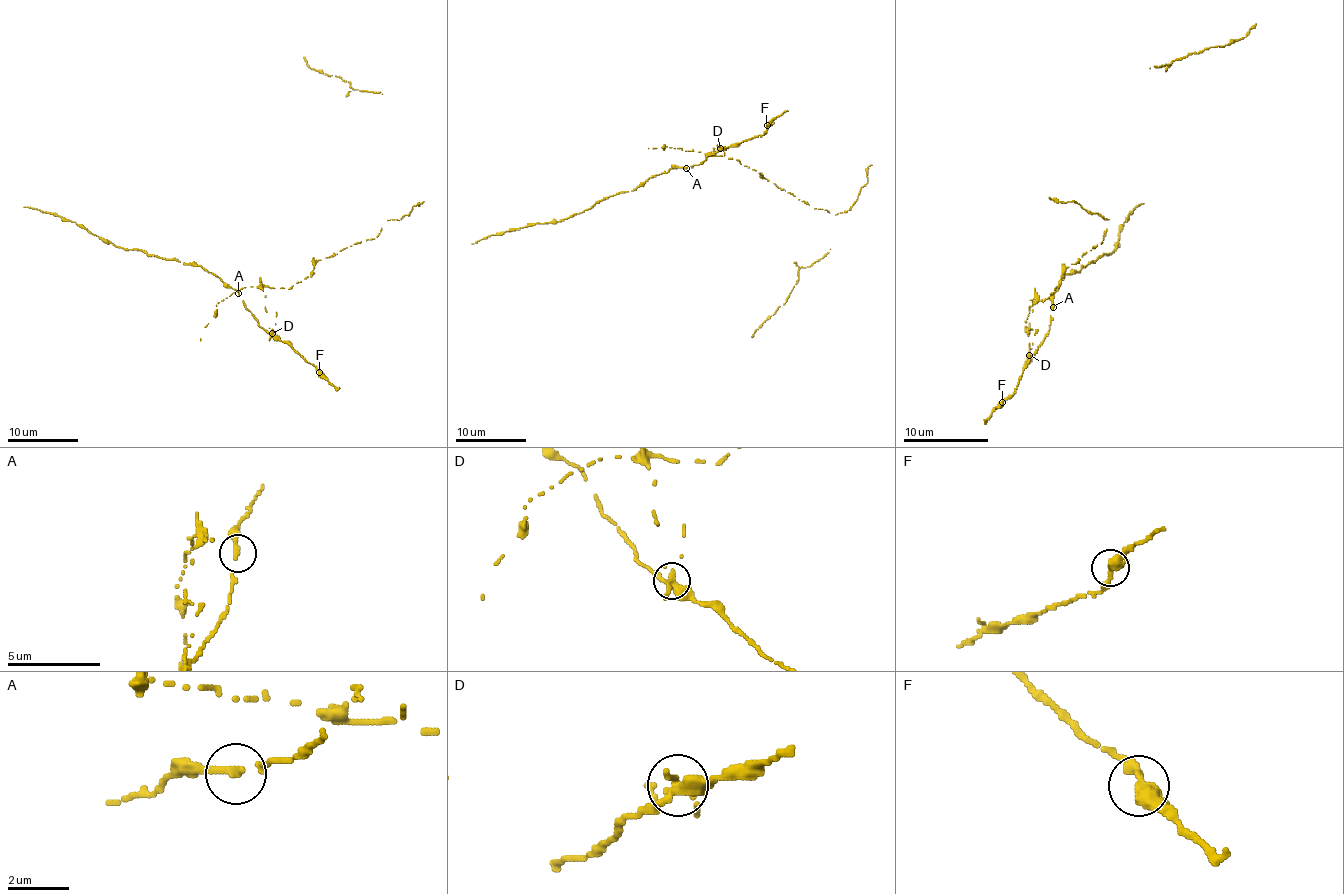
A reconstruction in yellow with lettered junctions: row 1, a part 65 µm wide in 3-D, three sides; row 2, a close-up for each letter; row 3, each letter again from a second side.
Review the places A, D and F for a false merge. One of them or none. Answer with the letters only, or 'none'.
D

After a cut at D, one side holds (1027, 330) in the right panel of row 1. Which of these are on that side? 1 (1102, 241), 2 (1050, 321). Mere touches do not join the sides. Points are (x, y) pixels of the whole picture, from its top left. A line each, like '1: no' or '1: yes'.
1: yes
2: no

